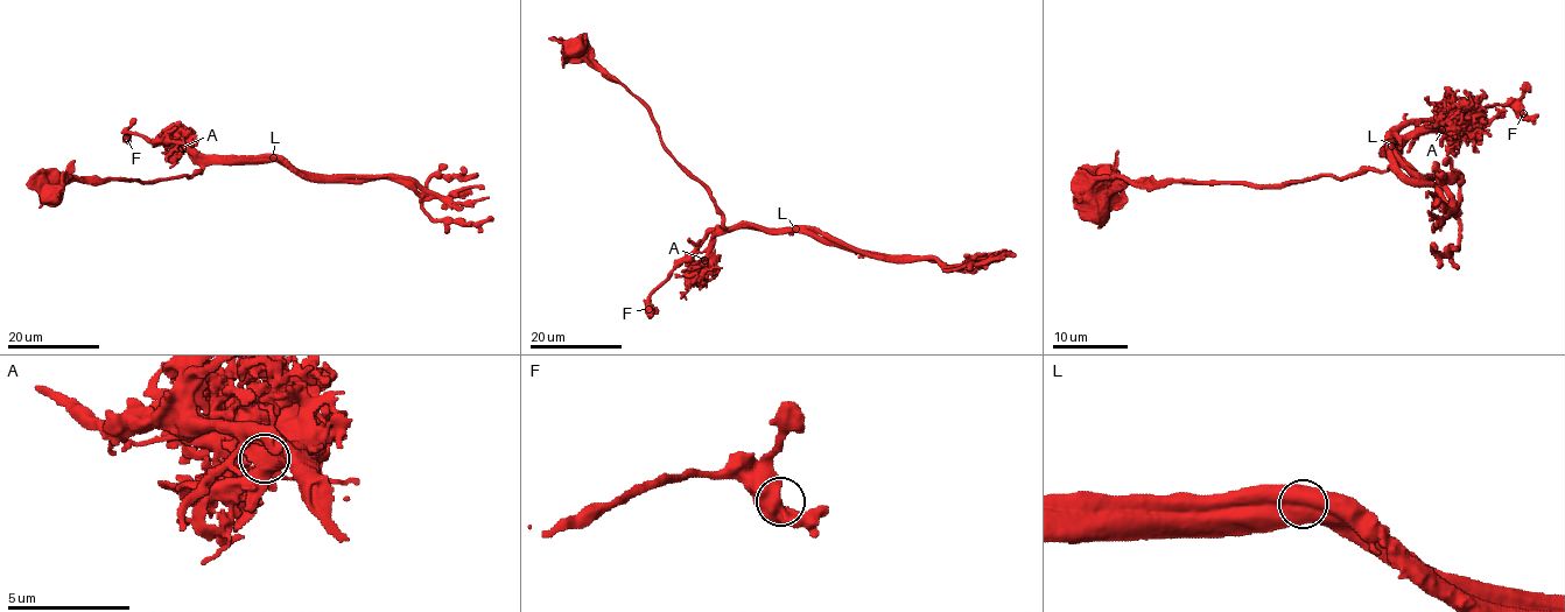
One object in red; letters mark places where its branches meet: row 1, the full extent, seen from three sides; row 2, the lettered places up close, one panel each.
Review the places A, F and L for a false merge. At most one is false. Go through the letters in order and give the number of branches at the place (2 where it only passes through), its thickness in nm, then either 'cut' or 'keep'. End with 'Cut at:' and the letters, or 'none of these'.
A: branches 2; calibre 750 nm; keep
F: branches 2; calibre 750 nm; keep
L: branches 2; calibre 750 nm; cut
Cut at: L

